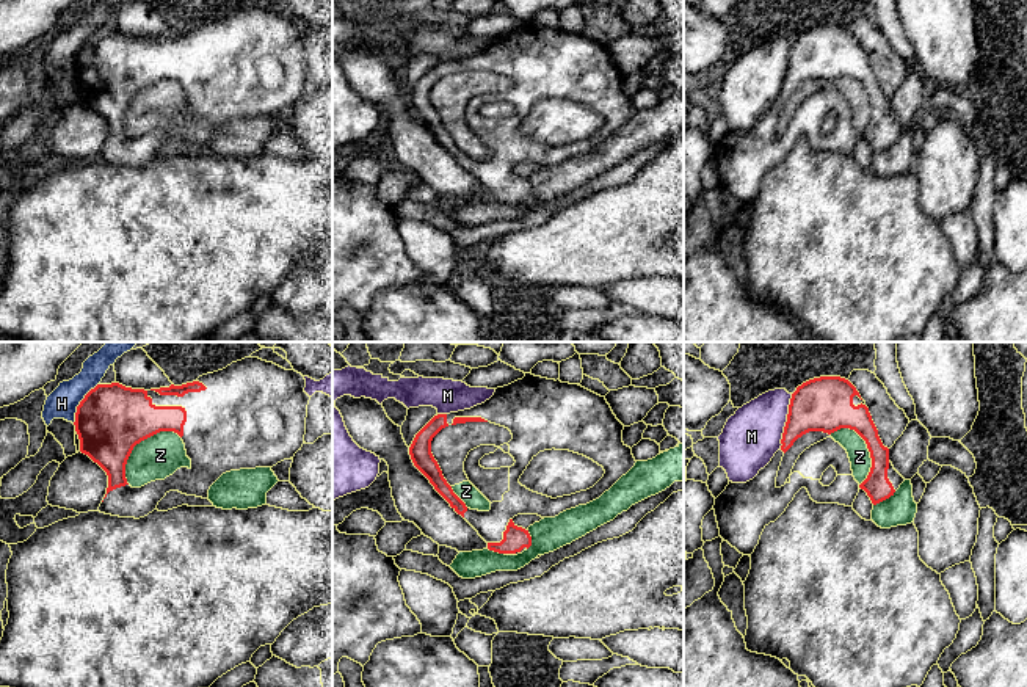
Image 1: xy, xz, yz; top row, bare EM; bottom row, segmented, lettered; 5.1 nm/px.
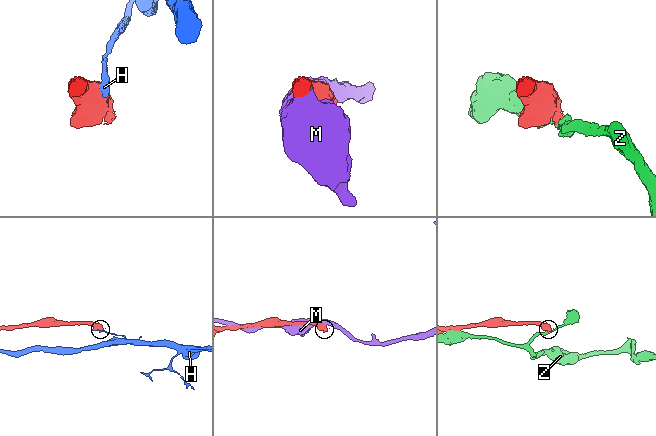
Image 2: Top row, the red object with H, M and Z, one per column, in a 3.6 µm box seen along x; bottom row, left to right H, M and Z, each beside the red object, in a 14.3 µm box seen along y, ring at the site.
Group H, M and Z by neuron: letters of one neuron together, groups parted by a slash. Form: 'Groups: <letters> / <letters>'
Groups: H / M / Z

